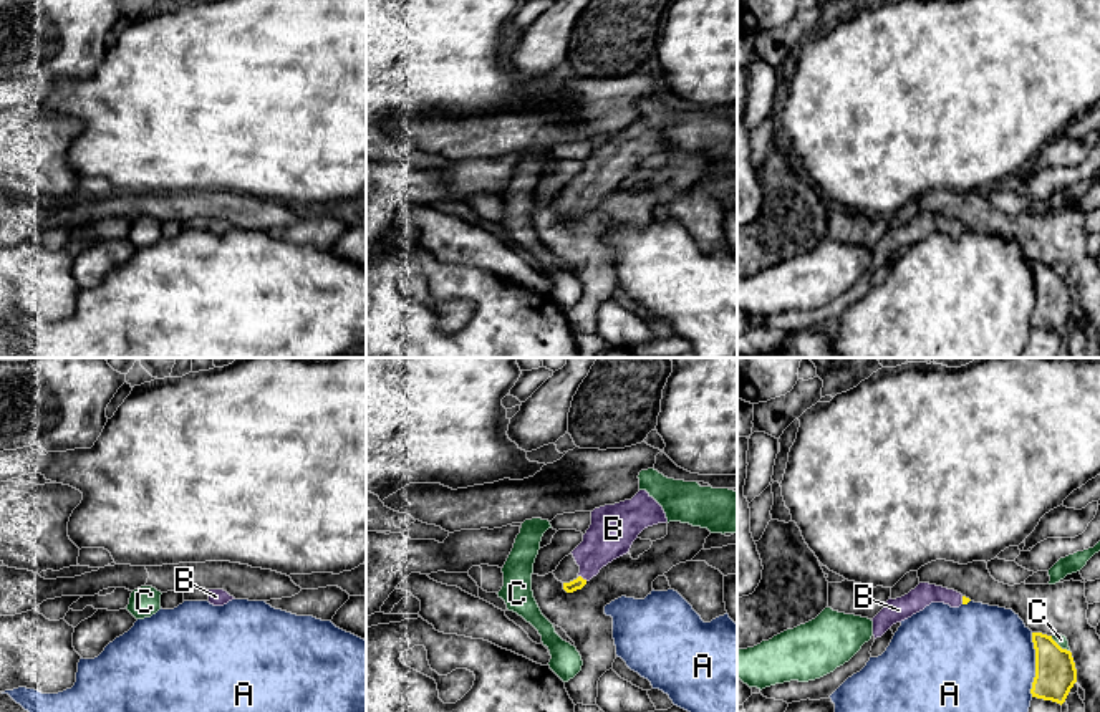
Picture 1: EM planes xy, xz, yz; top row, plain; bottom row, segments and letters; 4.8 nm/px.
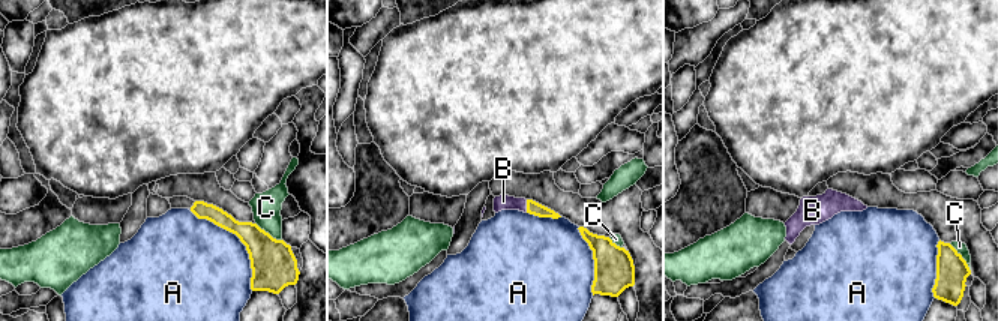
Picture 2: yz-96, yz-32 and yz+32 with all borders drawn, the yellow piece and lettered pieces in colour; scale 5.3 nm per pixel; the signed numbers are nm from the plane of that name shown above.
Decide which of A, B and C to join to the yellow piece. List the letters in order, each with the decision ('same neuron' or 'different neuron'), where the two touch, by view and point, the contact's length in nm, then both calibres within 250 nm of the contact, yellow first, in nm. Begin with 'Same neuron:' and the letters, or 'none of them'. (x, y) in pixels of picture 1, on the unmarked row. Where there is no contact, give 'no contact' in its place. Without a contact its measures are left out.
Same neuron: B
A: different neuron; meets yellow in yz at (1036, 293); contact 320 nm long; 200 nm thick on the yellow side, 500 nm on the other
B: same neuron; meets yellow in xz at (582, 207); contact 50 nm long; 60 nm thick on the yellow side, 220 nm on the other
C: different neuron; meets yellow in yz at (1059, 275); contact 120 nm long; 200 nm thick on the yellow side, 50 nm on the other

